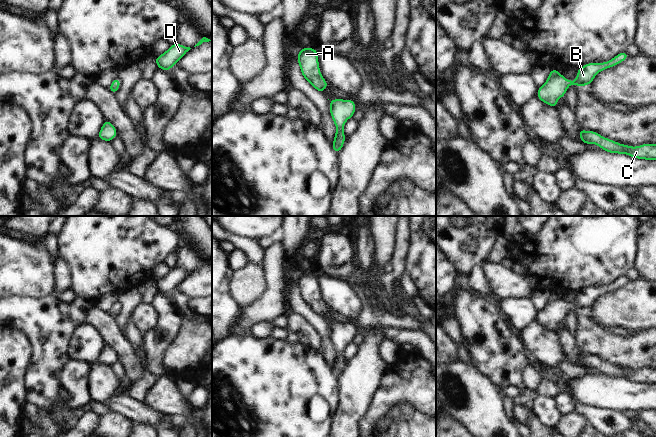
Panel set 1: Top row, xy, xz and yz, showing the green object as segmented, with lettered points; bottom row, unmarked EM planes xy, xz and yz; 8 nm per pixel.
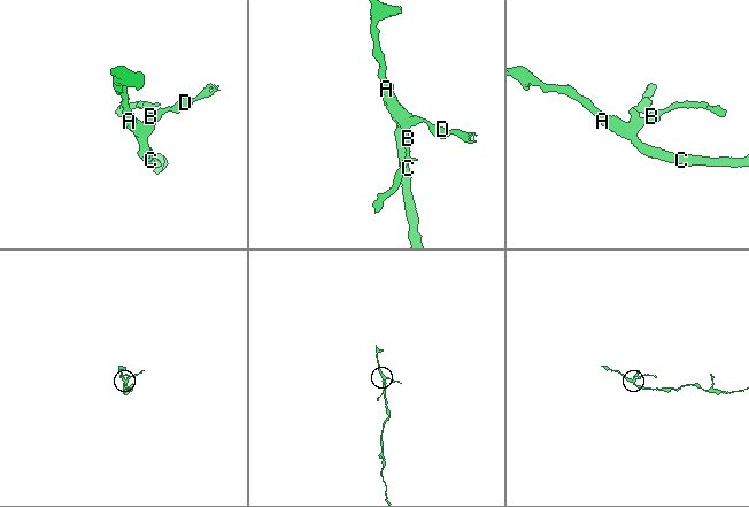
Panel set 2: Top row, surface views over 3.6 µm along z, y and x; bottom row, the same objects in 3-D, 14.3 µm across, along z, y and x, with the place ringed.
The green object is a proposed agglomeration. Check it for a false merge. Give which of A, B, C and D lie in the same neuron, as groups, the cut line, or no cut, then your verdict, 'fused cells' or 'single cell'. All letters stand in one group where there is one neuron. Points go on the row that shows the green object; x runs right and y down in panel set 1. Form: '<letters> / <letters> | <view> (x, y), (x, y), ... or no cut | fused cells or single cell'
A B C D | no cut | single cell

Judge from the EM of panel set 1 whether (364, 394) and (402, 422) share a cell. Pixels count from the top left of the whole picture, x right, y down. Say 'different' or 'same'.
different

